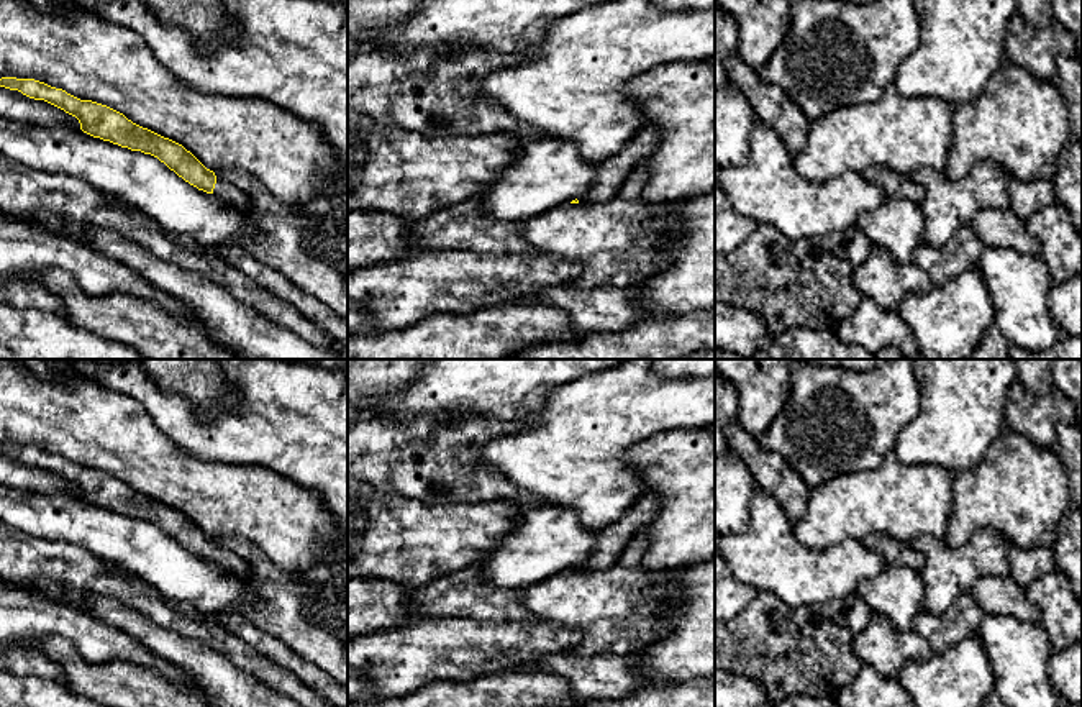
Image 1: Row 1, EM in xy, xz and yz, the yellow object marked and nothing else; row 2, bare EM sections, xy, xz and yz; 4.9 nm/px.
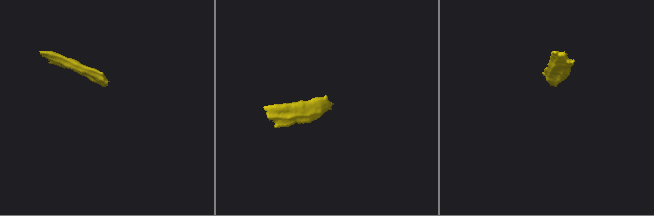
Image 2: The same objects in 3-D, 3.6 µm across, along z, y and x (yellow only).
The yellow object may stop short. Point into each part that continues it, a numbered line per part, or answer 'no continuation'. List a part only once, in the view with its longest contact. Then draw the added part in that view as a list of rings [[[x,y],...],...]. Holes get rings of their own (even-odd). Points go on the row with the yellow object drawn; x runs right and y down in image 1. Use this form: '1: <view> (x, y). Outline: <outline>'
1: xy (228, 192). Outline: [[[216,179],[213,195],[223,198],[225,202],[234,205],[239,210],[249,208],[248,195],[226,180]]]

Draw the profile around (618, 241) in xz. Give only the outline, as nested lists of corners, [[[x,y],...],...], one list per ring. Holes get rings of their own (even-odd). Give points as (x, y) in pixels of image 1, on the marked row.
[[[644,167],[634,169],[618,194],[600,203],[567,203],[538,218],[518,221],[521,236],[538,251],[584,266],[582,274],[569,284],[574,289],[634,289],[652,274],[669,267],[661,251],[664,236],[677,236],[680,228],[667,220],[679,202],[646,202],[643,189],[649,180]]]

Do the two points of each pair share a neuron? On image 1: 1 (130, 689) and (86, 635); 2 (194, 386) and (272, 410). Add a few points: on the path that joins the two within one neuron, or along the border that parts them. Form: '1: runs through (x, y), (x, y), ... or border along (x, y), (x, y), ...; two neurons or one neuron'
1: border along (72, 643), (94, 661), (127, 660), (145, 666); two neurons
2: border along (225, 376), (236, 389), (236, 404), (204, 420); two neurons

